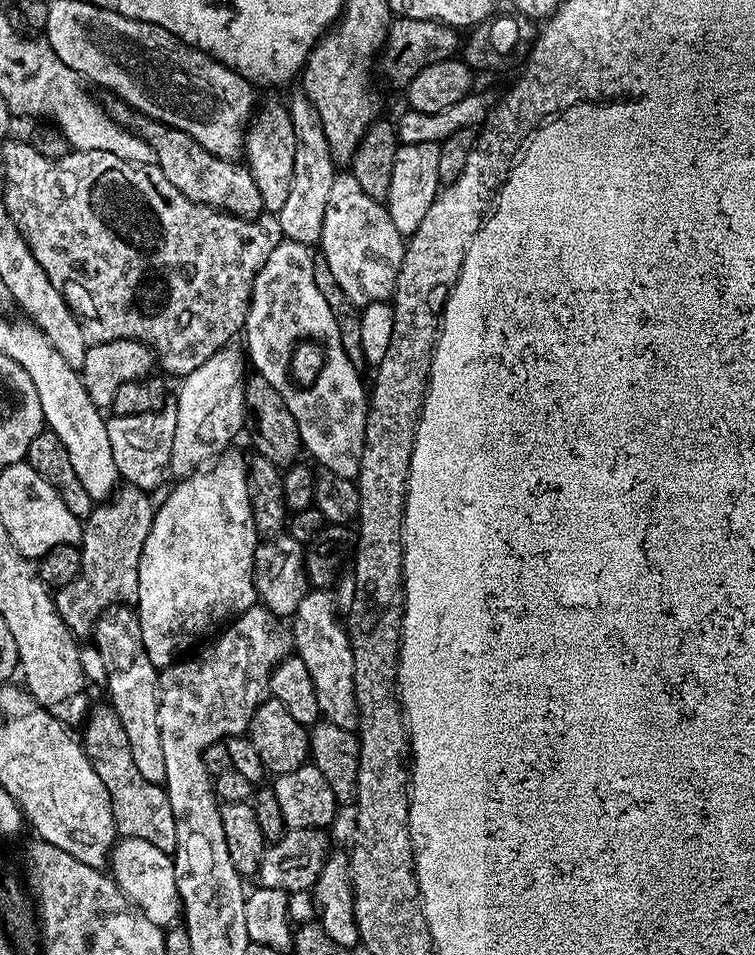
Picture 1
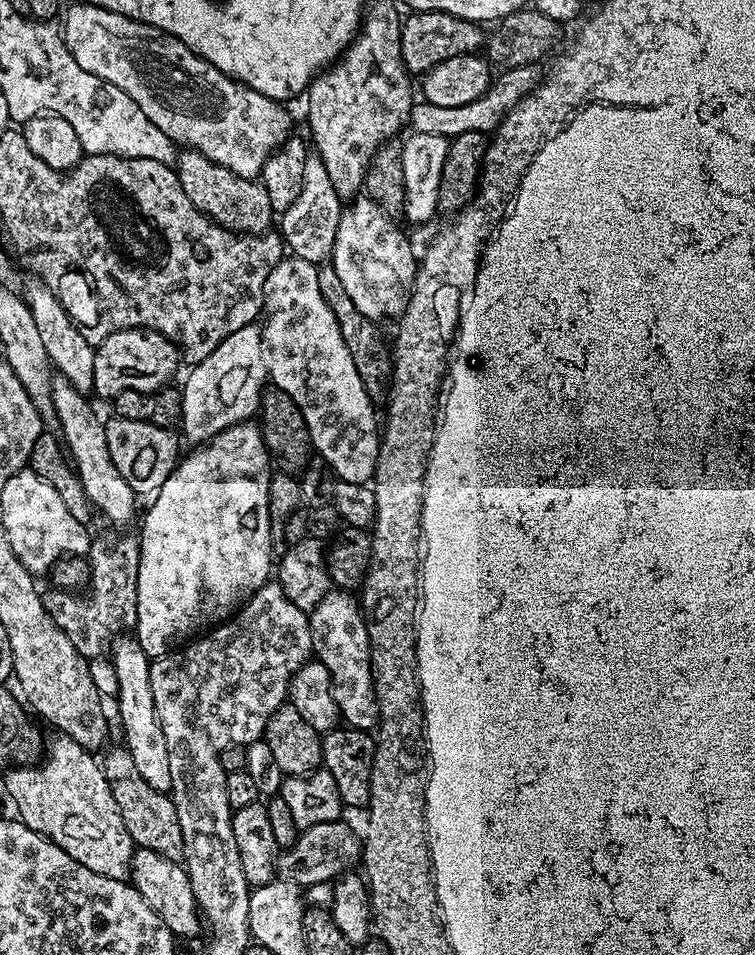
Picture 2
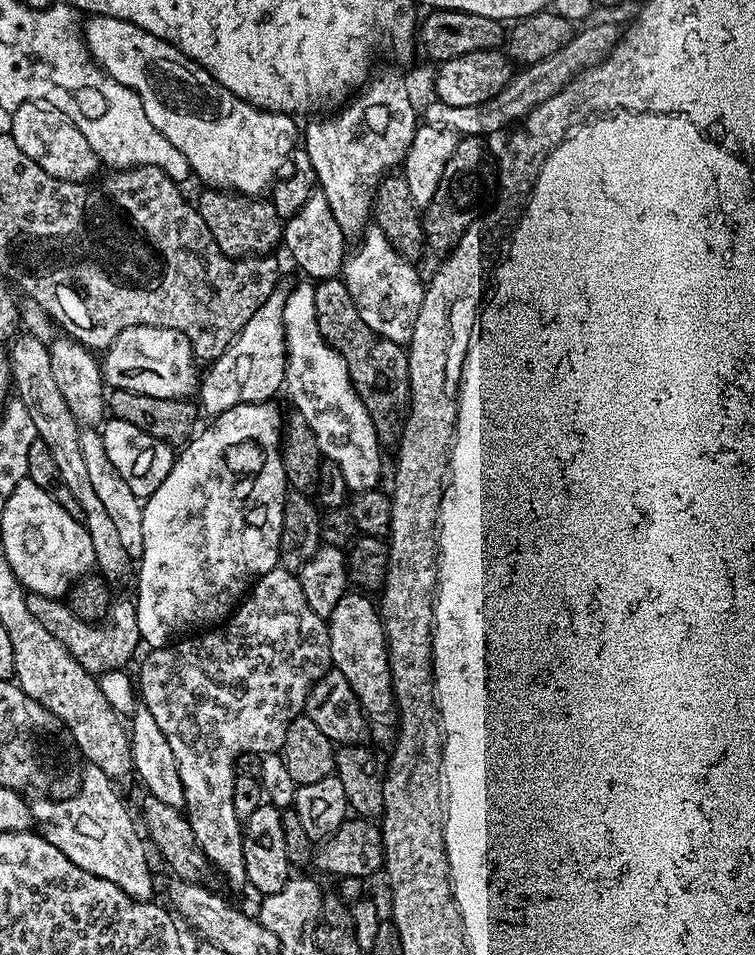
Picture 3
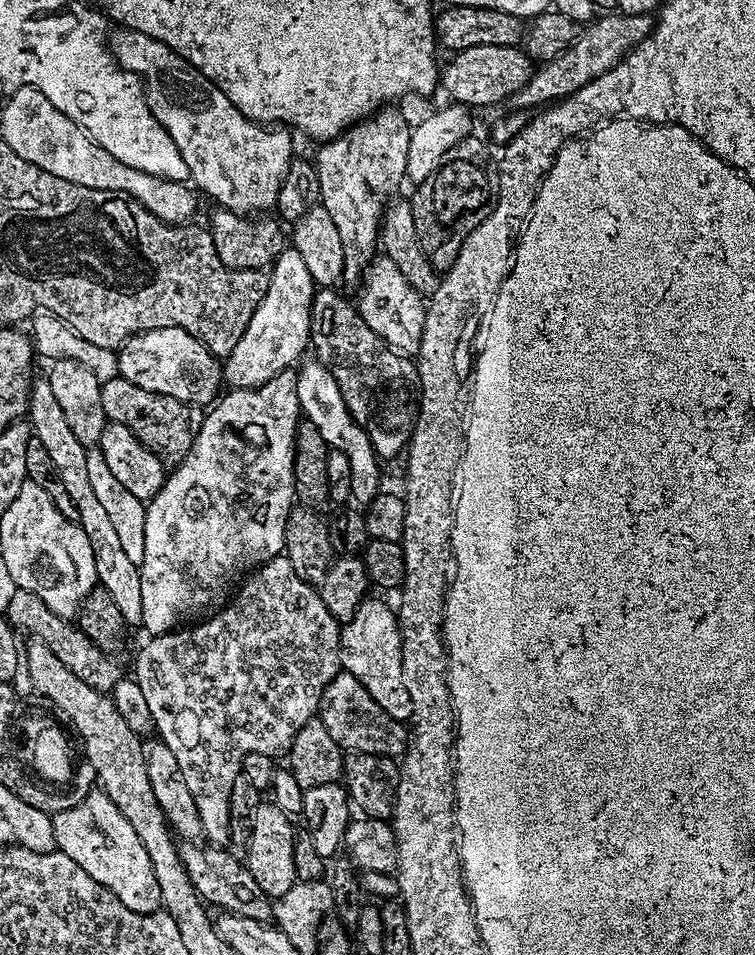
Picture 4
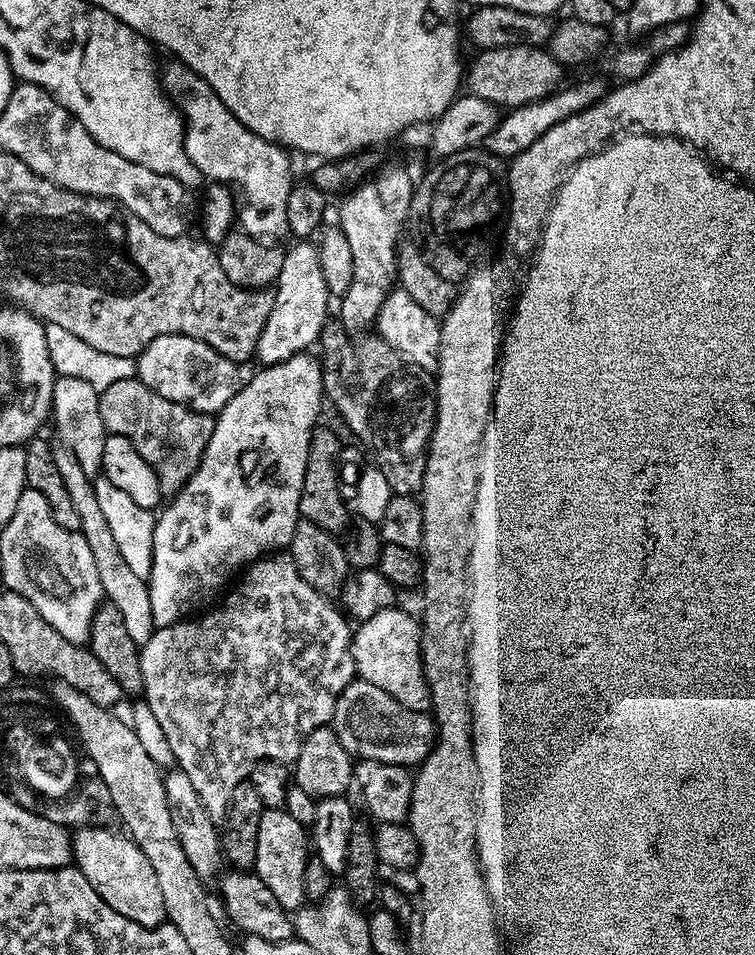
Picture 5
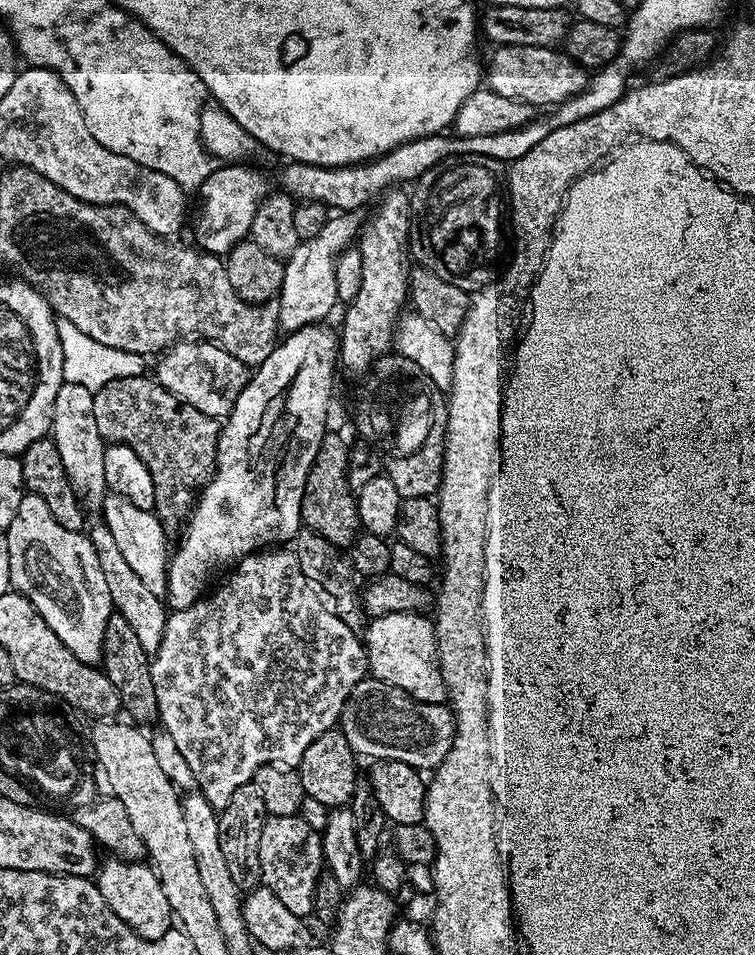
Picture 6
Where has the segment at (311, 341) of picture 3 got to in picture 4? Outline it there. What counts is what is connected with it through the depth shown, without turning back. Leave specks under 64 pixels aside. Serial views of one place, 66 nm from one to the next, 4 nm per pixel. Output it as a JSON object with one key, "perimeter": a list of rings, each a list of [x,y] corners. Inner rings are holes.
{"perimeter":[[[323,363],[308,364],[298,376],[296,393],[300,398],[300,407],[307,419],[313,420],[319,426],[327,426],[324,438],[329,449],[336,449],[346,454],[349,459],[350,474],[346,481],[346,488],[351,492],[351,499],[357,505],[367,506],[372,499],[381,495],[380,488],[380,463],[381,457],[372,445],[372,437],[363,424],[350,418],[348,406],[344,401],[344,394],[335,377]],[[321,364],[321,365],[320,365]],[[357,500],[357,502],[356,502]],[[360,503],[360,504],[359,504]]]}

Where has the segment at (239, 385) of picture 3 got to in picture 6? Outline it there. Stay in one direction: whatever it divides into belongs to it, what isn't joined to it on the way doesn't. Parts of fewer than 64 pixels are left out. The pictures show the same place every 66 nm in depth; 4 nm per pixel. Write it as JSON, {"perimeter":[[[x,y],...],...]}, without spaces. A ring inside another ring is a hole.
{"perimeter":[[[341,211],[329,215],[326,226],[307,242],[301,242],[284,264],[284,277],[280,287],[280,327],[293,334],[302,328],[319,325],[338,304],[336,298],[336,257],[359,237],[362,231],[362,216],[359,211]]]}

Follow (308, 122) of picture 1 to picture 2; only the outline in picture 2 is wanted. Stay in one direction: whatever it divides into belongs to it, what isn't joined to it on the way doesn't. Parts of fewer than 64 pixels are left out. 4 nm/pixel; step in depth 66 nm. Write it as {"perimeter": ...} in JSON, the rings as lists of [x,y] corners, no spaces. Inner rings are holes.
{"perimeter":[[[309,154],[302,160],[302,175],[300,178],[300,188],[296,191],[296,196],[292,199],[292,205],[279,217],[278,229],[283,243],[286,245],[293,257],[297,260],[319,266],[332,255],[334,238],[336,237],[336,222],[338,211],[336,212],[338,198],[326,170],[322,166],[319,156]]]}

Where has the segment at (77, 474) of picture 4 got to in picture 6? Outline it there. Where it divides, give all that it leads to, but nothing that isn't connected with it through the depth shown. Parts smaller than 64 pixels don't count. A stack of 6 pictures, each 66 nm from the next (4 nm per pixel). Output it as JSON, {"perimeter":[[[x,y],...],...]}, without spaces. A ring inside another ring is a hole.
{"perimeter":[[[96,522],[92,532],[90,528],[90,539],[98,554],[98,566],[102,566],[106,586],[110,586],[113,609],[120,612],[122,618],[126,618],[126,622],[130,622],[134,635],[138,637],[138,642],[142,645],[142,650],[146,650],[149,654],[155,653],[162,642],[164,624],[169,615],[166,611],[165,601],[161,597],[150,594],[150,590],[146,590],[146,586],[138,578],[138,574],[134,574],[134,570],[130,570],[126,557],[118,551],[118,545],[114,543],[114,534],[110,534],[106,525]]]}

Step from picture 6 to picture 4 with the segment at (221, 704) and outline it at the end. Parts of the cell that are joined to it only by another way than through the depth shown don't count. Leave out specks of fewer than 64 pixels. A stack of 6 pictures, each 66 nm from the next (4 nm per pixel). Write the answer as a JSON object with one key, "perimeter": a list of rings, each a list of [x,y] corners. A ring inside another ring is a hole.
{"perimeter":[[[281,554],[276,556],[272,560],[268,560],[267,563],[260,565],[257,569],[255,569],[242,583],[241,586],[235,591],[235,594],[216,612],[208,617],[205,617],[202,621],[195,623],[192,627],[184,626],[180,629],[170,631],[165,635],[154,636],[150,639],[146,640],[146,644],[141,648],[135,662],[134,662],[134,672],[132,672],[134,679],[140,686],[140,689],[143,693],[143,697],[145,697],[145,701],[147,701],[147,705],[150,709],[150,714],[152,718],[152,725],[155,733],[159,733],[159,739],[161,743],[164,743],[168,749],[170,749],[171,753],[174,754],[174,758],[178,761],[178,766],[181,767],[182,778],[185,779],[185,783],[187,787],[192,786],[190,790],[190,794],[196,792],[196,796],[200,796],[200,792],[202,792],[202,796],[208,796],[208,806],[210,806],[210,812],[212,812],[212,818],[214,818],[214,824],[229,824],[229,804],[230,804],[230,794],[232,794],[232,787],[234,785],[234,781],[236,777],[243,771],[243,764],[246,757],[250,755],[250,753],[258,753],[258,754],[266,754],[267,756],[271,756],[273,758],[279,758],[280,755],[282,757],[287,755],[292,746],[292,742],[294,738],[297,736],[298,732],[303,728],[303,726],[310,721],[310,719],[314,718],[317,715],[317,712],[320,709],[321,700],[323,698],[323,694],[325,692],[325,688],[332,682],[334,677],[340,673],[342,670],[343,664],[341,662],[341,638],[340,638],[340,630],[341,623],[338,621],[334,615],[331,614],[330,610],[328,610],[326,604],[321,600],[319,591],[314,587],[308,584],[308,580],[305,577],[298,575],[297,571],[294,570],[293,564],[287,558],[287,555]]]}

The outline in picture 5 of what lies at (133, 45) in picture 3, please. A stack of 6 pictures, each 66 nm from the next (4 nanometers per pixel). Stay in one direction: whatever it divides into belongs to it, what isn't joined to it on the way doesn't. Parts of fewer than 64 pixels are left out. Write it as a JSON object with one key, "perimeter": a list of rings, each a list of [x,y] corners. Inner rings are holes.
{"perimeter":[[[171,63],[165,68],[163,65],[162,87],[169,97],[178,101],[186,121],[183,141],[189,163],[195,165],[201,177],[209,176],[209,181],[235,189],[242,205],[238,224],[243,231],[256,240],[280,242],[283,236],[289,235],[287,203],[294,187],[292,160],[288,157],[291,155],[273,140],[262,138],[242,126],[226,102],[218,98],[215,90],[197,72],[192,72],[185,64]]]}

